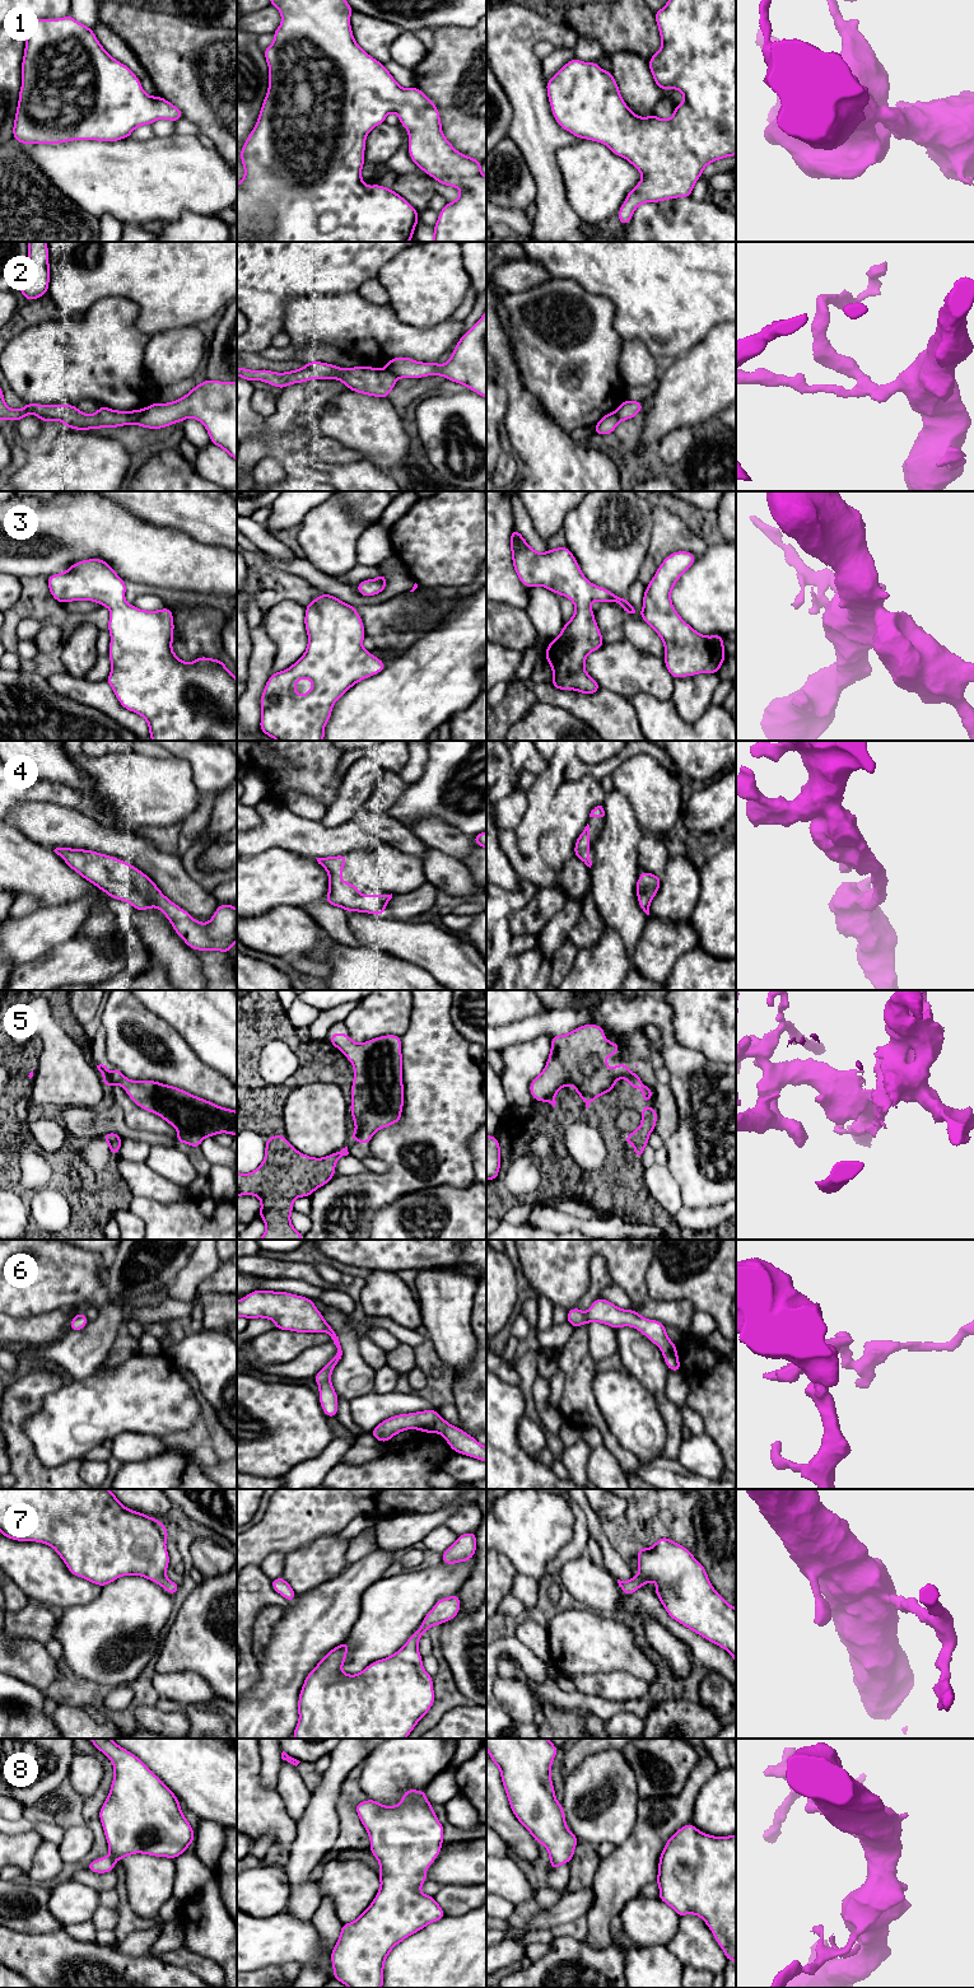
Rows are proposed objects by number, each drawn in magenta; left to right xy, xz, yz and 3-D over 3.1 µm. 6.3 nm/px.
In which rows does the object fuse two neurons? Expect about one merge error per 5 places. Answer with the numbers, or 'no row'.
2, 5

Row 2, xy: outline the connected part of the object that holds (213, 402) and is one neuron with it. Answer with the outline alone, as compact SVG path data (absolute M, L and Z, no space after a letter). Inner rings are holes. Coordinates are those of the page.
M205 379L176 401L153 402L135 424L162 429L188 417L202 423L210 442L237 461L237 382Z

